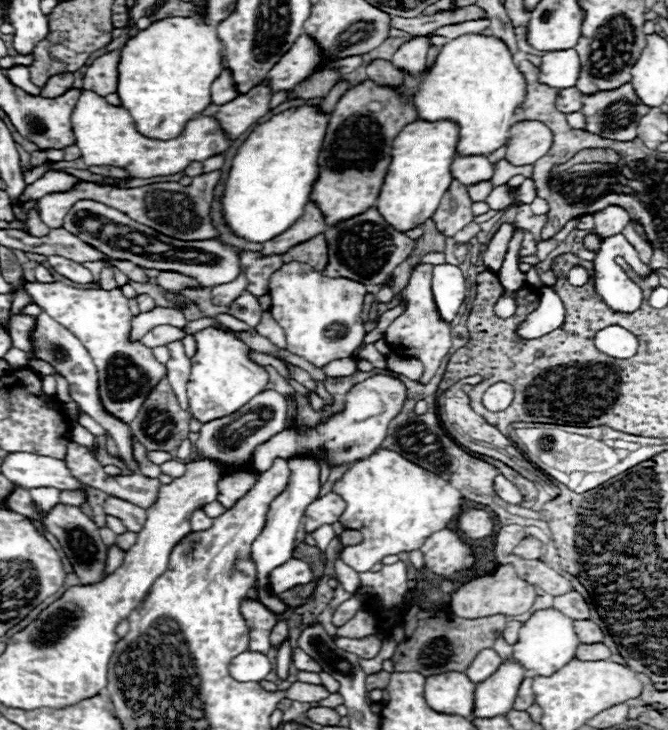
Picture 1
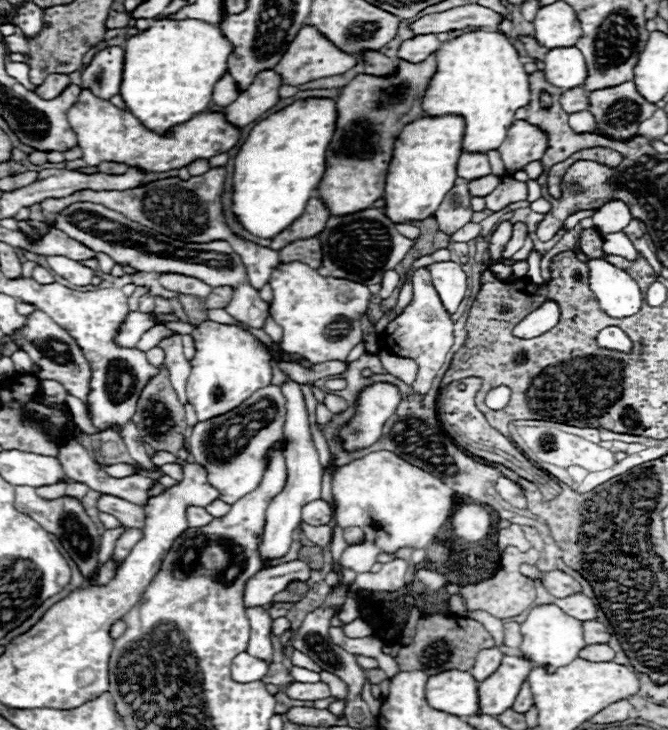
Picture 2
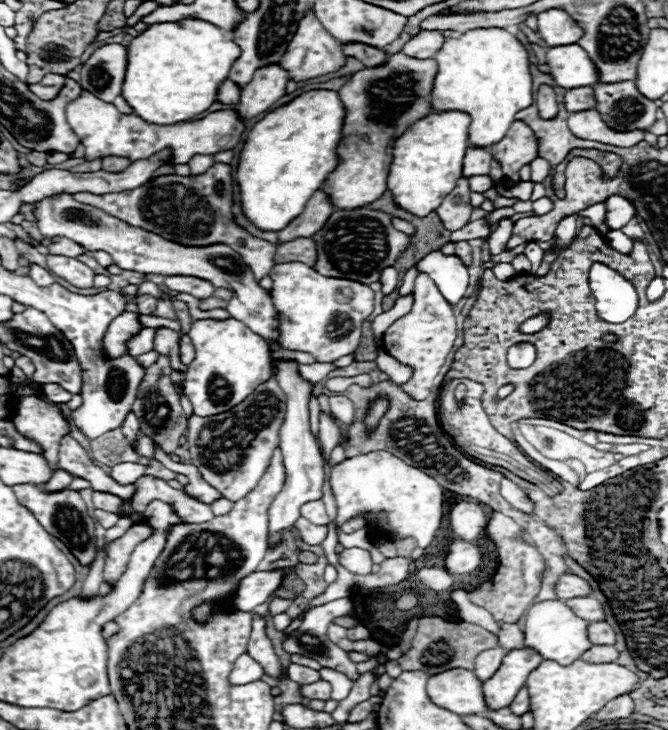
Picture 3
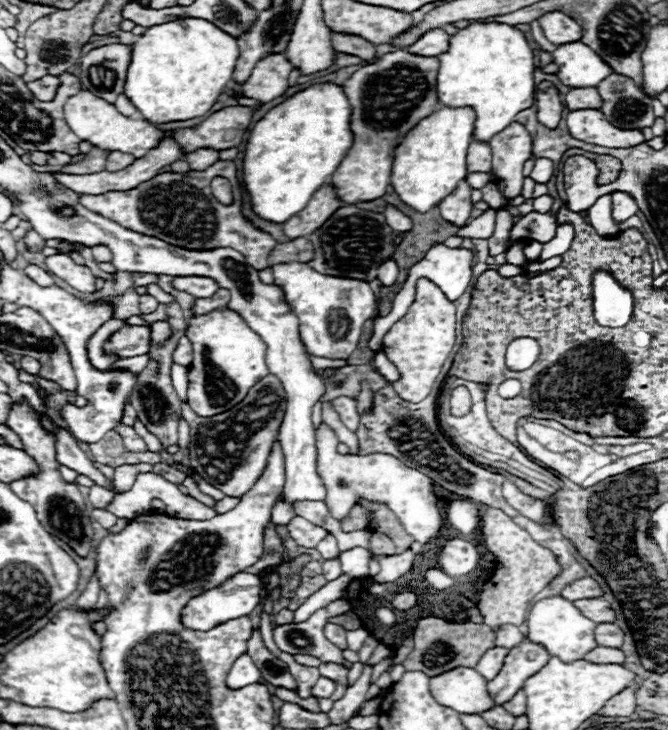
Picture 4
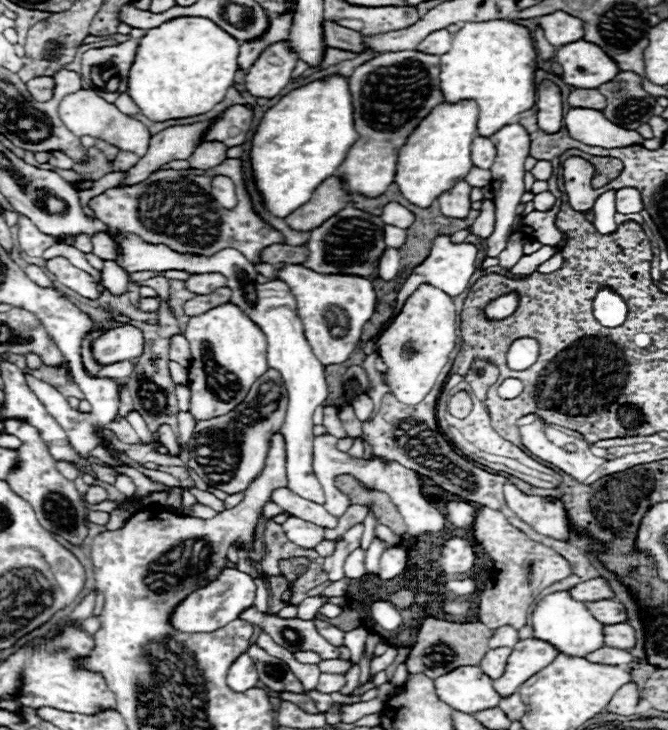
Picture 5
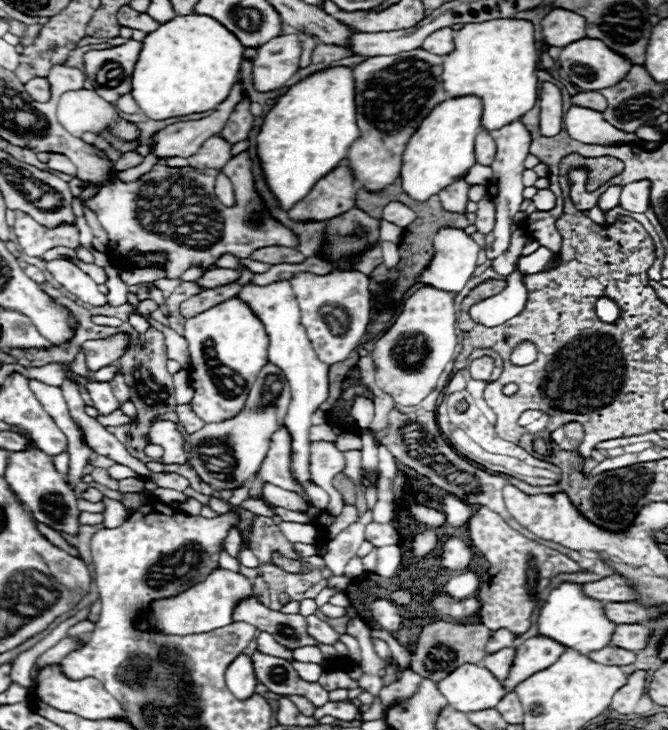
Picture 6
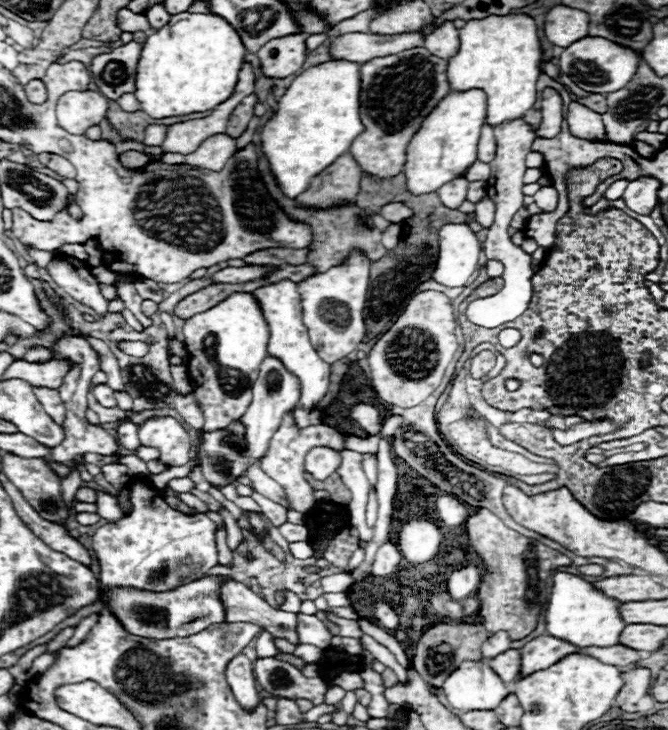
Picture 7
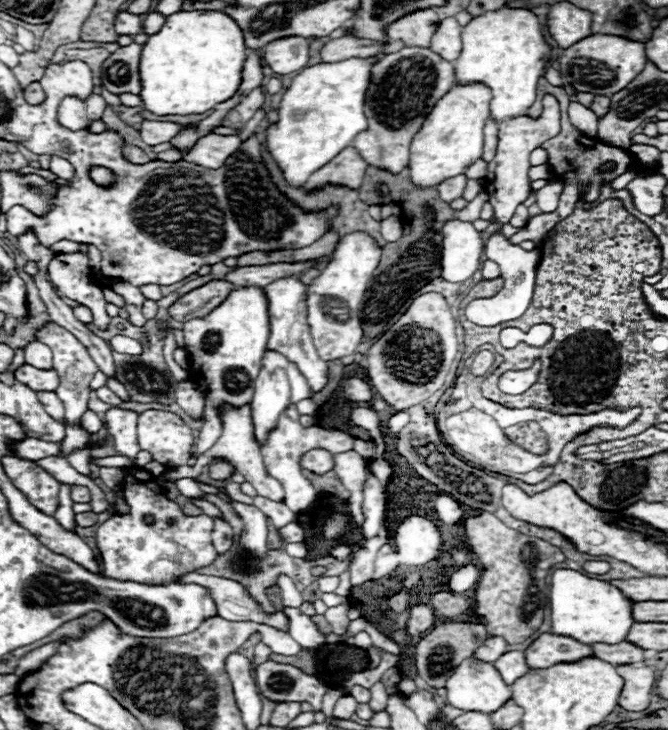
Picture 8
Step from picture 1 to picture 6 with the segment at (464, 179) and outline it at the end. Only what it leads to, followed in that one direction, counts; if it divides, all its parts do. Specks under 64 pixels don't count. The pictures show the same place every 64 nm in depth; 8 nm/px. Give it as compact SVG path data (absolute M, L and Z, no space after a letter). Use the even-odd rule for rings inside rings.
M482 130L478 136L476 136L476 146L474 146L474 154L476 154L476 162L484 164L484 166L490 166L494 156L496 156L496 144L494 144L494 138L490 136L490 132Z

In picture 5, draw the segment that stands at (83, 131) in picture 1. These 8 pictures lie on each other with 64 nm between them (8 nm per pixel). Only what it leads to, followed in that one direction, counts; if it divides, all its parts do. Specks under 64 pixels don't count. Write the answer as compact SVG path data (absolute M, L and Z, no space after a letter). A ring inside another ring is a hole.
M80 90L80 92L74 92L74 94L68 94L64 96L64 100L60 102L60 108L58 108L58 114L60 114L60 120L64 122L64 126L74 134L74 136L92 136L92 138L102 138L104 142L108 144L114 144L118 146L120 150L126 150L126 152L134 152L136 156L146 156L148 150L148 142L150 142L150 134L148 134L148 128L122 114L114 104L108 104L106 100L102 100L96 92L92 90ZM236 104L222 112L220 120L208 130L206 140L218 140L230 148L240 146L246 142L250 126L252 126L252 110L248 110L244 104Z

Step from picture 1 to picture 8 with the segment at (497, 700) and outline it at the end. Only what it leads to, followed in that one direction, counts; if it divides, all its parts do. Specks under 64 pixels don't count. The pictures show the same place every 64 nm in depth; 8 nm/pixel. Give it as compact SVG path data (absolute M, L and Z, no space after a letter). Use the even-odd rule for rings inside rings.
M550 632L540 634L524 654L530 668L550 668L560 662L578 662L582 658L594 656L590 644L582 644L570 636L558 636Z

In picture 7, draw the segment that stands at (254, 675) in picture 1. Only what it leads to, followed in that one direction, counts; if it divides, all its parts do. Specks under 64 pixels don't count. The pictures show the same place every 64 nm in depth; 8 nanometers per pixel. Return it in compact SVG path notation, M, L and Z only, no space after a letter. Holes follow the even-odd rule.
M240 654L234 656L228 666L226 666L226 680L230 684L230 690L234 694L234 698L238 700L238 704L246 710L252 710L258 706L260 696L258 696L258 684L254 680L254 672L252 672L252 662Z

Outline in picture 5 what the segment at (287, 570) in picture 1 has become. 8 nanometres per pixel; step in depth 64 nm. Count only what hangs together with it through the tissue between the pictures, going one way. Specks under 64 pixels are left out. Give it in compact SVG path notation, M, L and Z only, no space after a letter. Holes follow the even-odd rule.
M224 568L212 582L206 586L198 588L196 592L188 594L172 612L170 624L178 632L214 632L228 622L236 620L238 614L254 604L254 594L256 594L256 584L252 576L234 570L234 568Z

